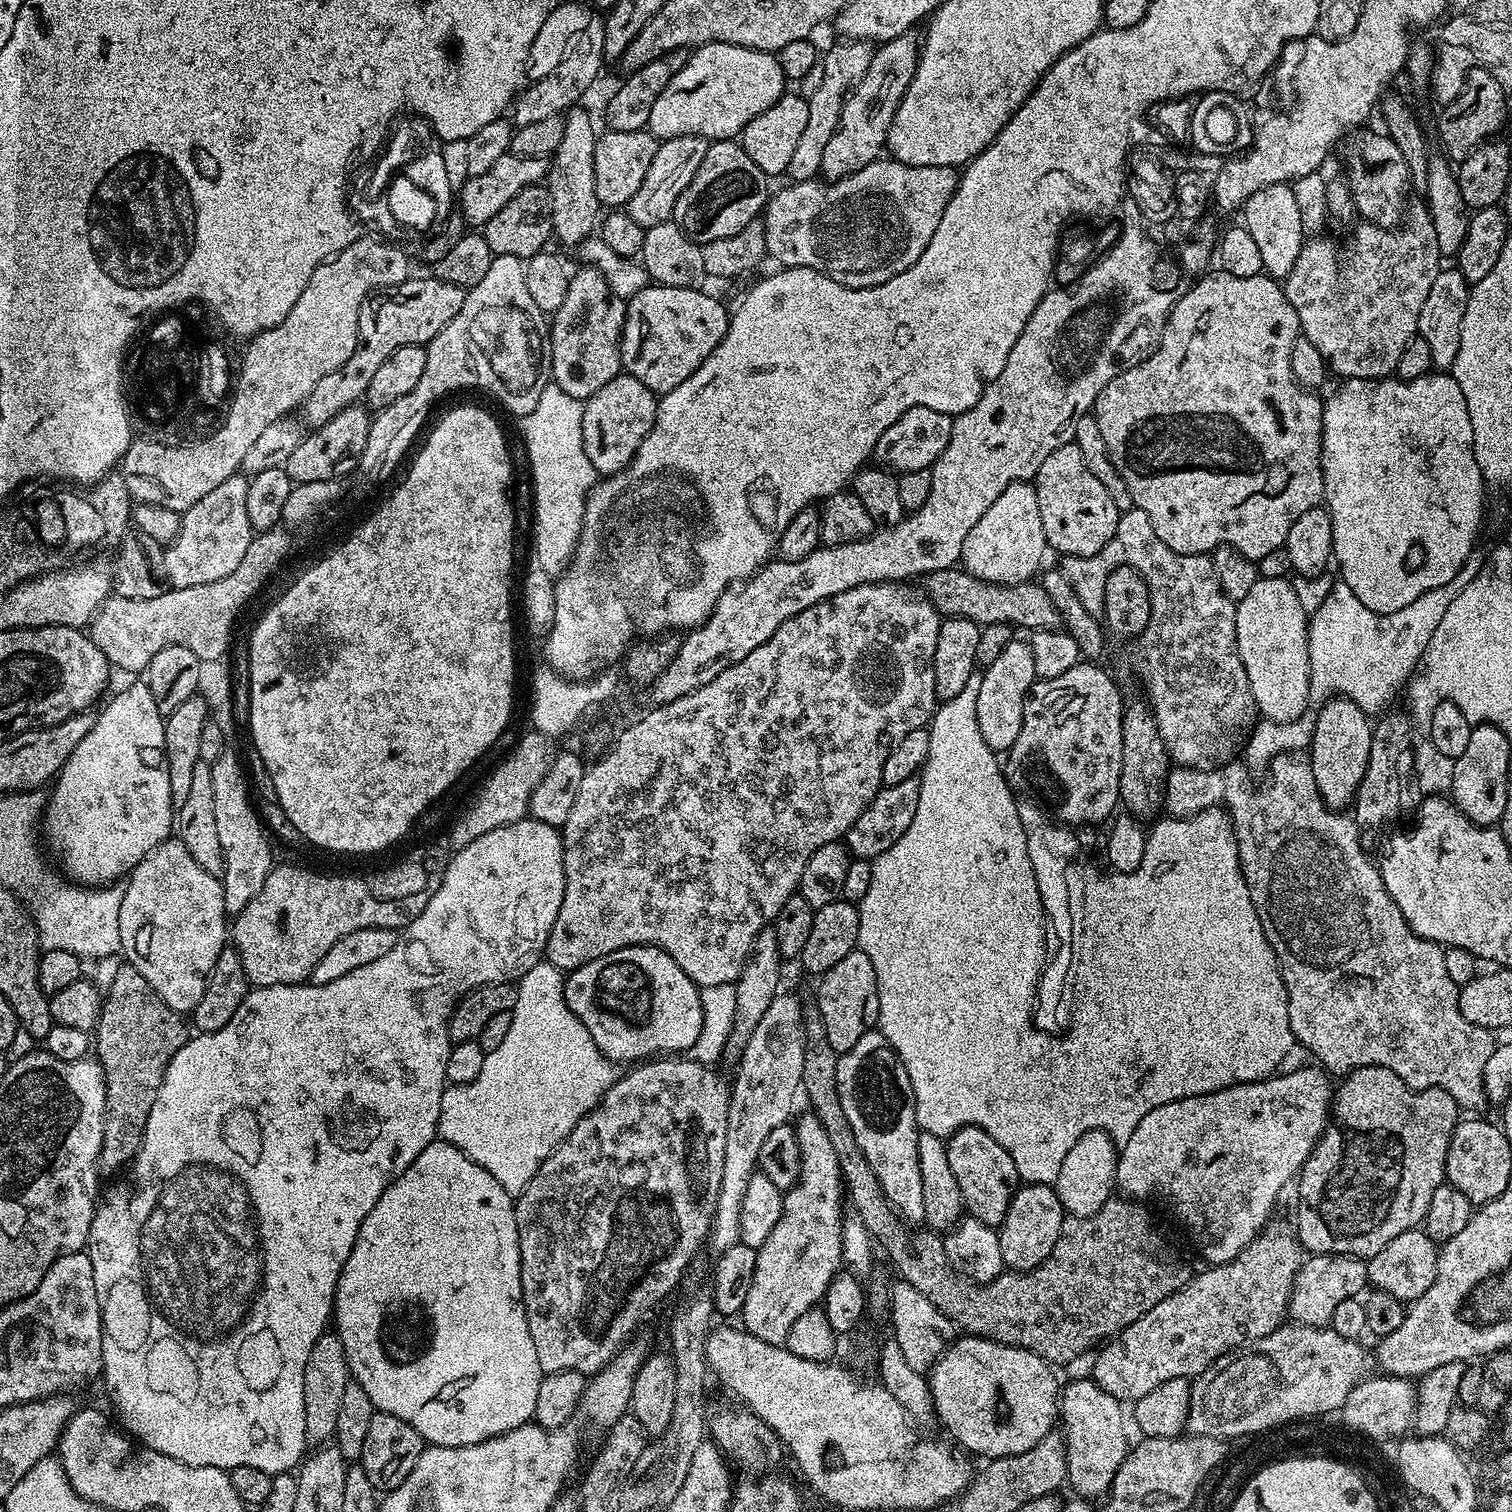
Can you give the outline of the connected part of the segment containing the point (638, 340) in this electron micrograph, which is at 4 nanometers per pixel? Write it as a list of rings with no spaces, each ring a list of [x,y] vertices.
[[[649,286],[627,301],[628,309],[622,312],[620,330],[620,363],[627,375],[638,378],[657,394],[674,390],[715,350],[728,332],[729,309],[724,309],[719,299],[707,297],[699,288],[665,288]]]

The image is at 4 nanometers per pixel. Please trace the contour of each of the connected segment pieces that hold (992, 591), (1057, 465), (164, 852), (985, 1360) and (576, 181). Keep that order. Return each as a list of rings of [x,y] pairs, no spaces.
[[[953,566],[943,568],[941,572],[928,573],[923,577],[922,584],[924,584],[923,591],[927,599],[936,605],[941,617],[944,618],[963,616],[964,619],[972,620],[981,626],[1007,623],[1017,629],[1028,628],[1027,630],[1060,624],[1060,615],[1054,602],[1050,602],[1046,590],[1036,582],[991,584]]]
[[[1075,443],[1063,444],[1042,462],[1036,471],[1034,487],[1038,494],[1038,510],[1042,510],[1042,530],[1046,530],[1049,549],[1057,548],[1064,556],[1093,556],[1114,538],[1120,511],[1110,502],[1106,486],[1086,470],[1082,454]]]
[[[169,838],[136,863],[123,890],[118,930],[123,955],[128,955],[125,956],[127,963],[134,965],[146,982],[152,984],[166,1006],[181,1014],[191,1013],[198,1006],[198,998],[202,998],[206,990],[208,975],[230,936],[230,920],[224,910],[223,883],[192,857],[183,840]]]
[[[965,1335],[960,1339],[932,1367],[927,1382],[932,1391],[931,1407],[935,1415],[936,1412],[940,1415],[941,1422],[952,1431],[961,1446],[983,1458],[995,1458],[1022,1454],[1038,1442],[1049,1439],[1051,1432],[1048,1431],[1058,1424],[1062,1384],[1056,1381],[1052,1373],[1055,1371],[1048,1361],[1024,1348],[1011,1348],[992,1340],[982,1340],[979,1336]]]
[[[573,106],[563,113],[562,142],[558,142],[556,155],[551,157],[546,187],[552,203],[552,231],[555,239],[572,246],[580,245],[593,235],[602,206],[594,190],[594,150],[598,131],[592,125],[592,116],[584,106]]]

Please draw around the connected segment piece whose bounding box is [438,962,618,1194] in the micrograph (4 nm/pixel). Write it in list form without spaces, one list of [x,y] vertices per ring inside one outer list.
[[[541,962],[518,981],[518,1002],[511,1010],[510,1031],[498,1050],[487,1053],[482,1074],[473,1084],[445,1087],[440,1103],[439,1139],[468,1153],[476,1164],[488,1171],[513,1194],[519,1193],[540,1164],[564,1141],[573,1126],[588,1115],[618,1078],[617,1065],[598,1050],[590,1030],[570,1010],[564,997],[561,969]]]

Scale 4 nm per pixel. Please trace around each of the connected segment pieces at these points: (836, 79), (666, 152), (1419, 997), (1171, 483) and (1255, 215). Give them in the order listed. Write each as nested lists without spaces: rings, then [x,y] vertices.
[[[848,40],[836,44],[828,53],[822,56],[822,71],[819,73],[820,85],[813,90],[812,96],[807,97],[809,116],[806,118],[806,130],[802,130],[802,139],[798,142],[798,147],[790,158],[790,166],[787,175],[793,181],[811,180],[821,175],[822,154],[830,138],[834,137],[834,132],[839,126],[839,118],[842,114],[846,97],[852,92],[857,81],[863,79],[870,66],[874,51],[871,43],[863,40]]]
[[[675,136],[669,140],[660,140],[654,162],[650,162],[650,170],[646,170],[646,179],[626,206],[629,218],[646,230],[673,219],[674,206],[678,198],[682,198],[682,190],[690,186],[690,178],[698,174],[698,166],[702,166],[702,158],[706,158],[708,145],[709,141],[702,136]]]
[[[1281,754],[1273,756],[1270,767],[1267,769],[1268,781],[1261,788],[1252,789],[1250,785],[1244,784],[1248,772],[1237,762],[1228,762],[1223,766],[1210,768],[1186,768],[1176,766],[1169,771],[1164,786],[1164,808],[1173,817],[1179,818],[1185,814],[1200,812],[1203,808],[1214,808],[1226,805],[1226,811],[1232,821],[1232,831],[1236,837],[1236,849],[1240,855],[1240,868],[1244,871],[1246,882],[1250,885],[1250,898],[1256,907],[1258,918],[1262,922],[1262,930],[1270,942],[1270,946],[1276,952],[1276,960],[1280,964],[1280,973],[1284,979],[1284,985],[1288,991],[1288,1013],[1290,1014],[1290,1026],[1297,1045],[1301,1044],[1315,1063],[1323,1071],[1329,1074],[1347,1074],[1356,1068],[1366,1066],[1382,1066],[1394,1070],[1402,1082],[1417,1090],[1422,1088],[1440,1088],[1450,1098],[1454,1098],[1461,1109],[1476,1108],[1480,1103],[1485,1103],[1484,1094],[1484,1071],[1486,1062],[1490,1058],[1494,1047],[1493,1033],[1489,1029],[1470,1022],[1460,1012],[1458,1003],[1458,984],[1452,981],[1448,973],[1448,960],[1444,957],[1445,949],[1434,940],[1427,940],[1416,935],[1398,906],[1390,898],[1390,894],[1384,889],[1384,883],[1380,877],[1379,867],[1368,861],[1364,854],[1364,848],[1360,845],[1361,829],[1351,820],[1344,816],[1343,811],[1329,808],[1327,802],[1322,798],[1318,786],[1314,782],[1311,763],[1304,760],[1300,754]]]
[[[1215,270],[1209,276],[1201,275],[1196,285],[1173,303],[1172,311],[1164,321],[1164,330],[1154,350],[1119,372],[1100,392],[1094,405],[1094,415],[1102,429],[1102,438],[1110,454],[1110,462],[1122,474],[1130,490],[1133,505],[1150,518],[1154,534],[1178,554],[1199,556],[1212,554],[1219,544],[1229,544],[1246,559],[1257,562],[1272,550],[1285,547],[1288,543],[1290,526],[1306,514],[1306,510],[1317,507],[1324,499],[1324,475],[1320,469],[1320,427],[1324,406],[1315,391],[1301,388],[1290,370],[1290,350],[1298,338],[1300,323],[1296,311],[1287,298],[1283,287],[1267,275],[1238,278],[1223,270]]]
[[[1271,184],[1265,188],[1259,188],[1242,205],[1244,212],[1243,227],[1247,228],[1254,238],[1259,252],[1262,253],[1264,272],[1272,278],[1283,278],[1294,266],[1294,262],[1300,253],[1301,244],[1305,243],[1304,224],[1305,217],[1298,210],[1298,198],[1294,198],[1292,188],[1288,184]]]

